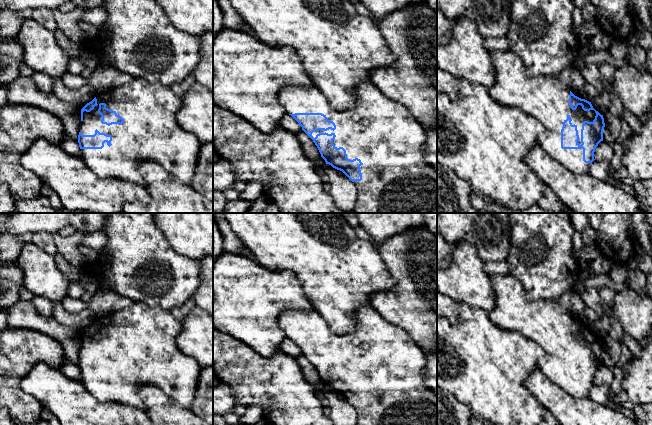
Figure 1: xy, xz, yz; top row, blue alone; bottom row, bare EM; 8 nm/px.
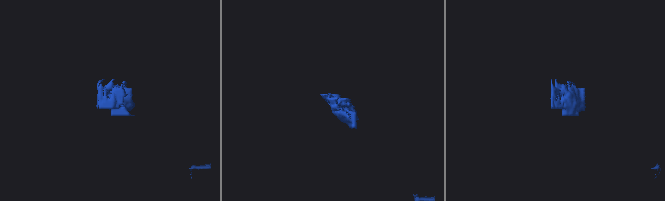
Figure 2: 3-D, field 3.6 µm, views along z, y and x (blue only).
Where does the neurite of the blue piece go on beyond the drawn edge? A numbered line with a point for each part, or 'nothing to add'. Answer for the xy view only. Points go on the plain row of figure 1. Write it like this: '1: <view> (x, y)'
1: xy (150, 356)

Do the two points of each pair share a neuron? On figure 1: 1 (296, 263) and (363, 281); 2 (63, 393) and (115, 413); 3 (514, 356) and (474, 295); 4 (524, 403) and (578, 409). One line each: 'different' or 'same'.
1: same
2: same
3: different
4: different

